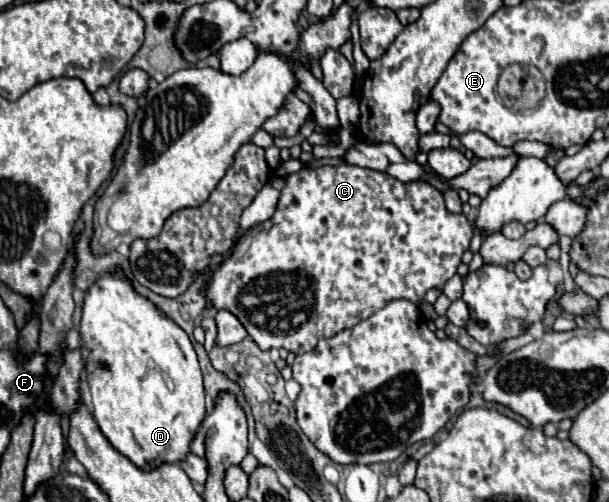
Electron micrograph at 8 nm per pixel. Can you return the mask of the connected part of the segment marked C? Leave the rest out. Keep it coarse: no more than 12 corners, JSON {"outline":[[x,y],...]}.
{"outline":[[291,174],[203,286],[305,354],[455,276],[425,180]]}

